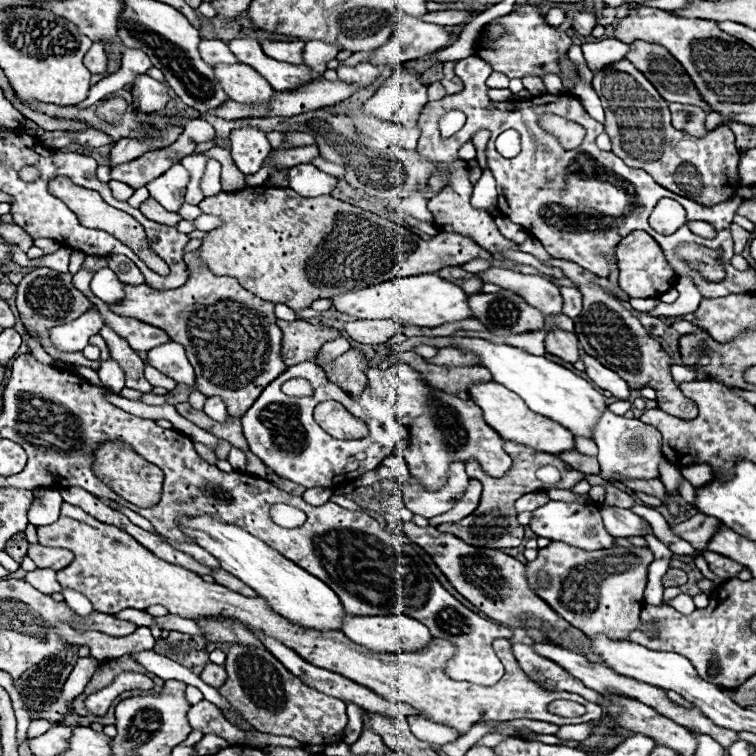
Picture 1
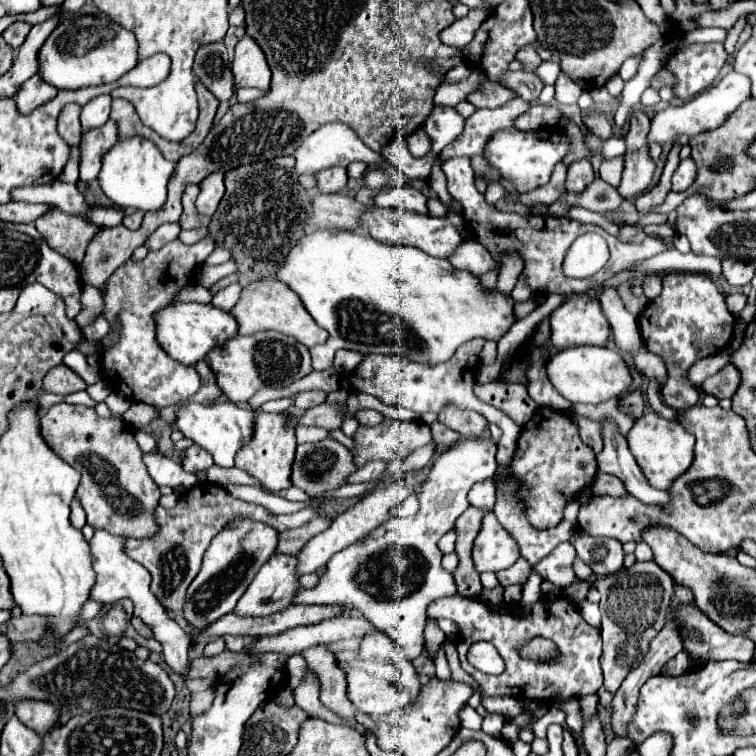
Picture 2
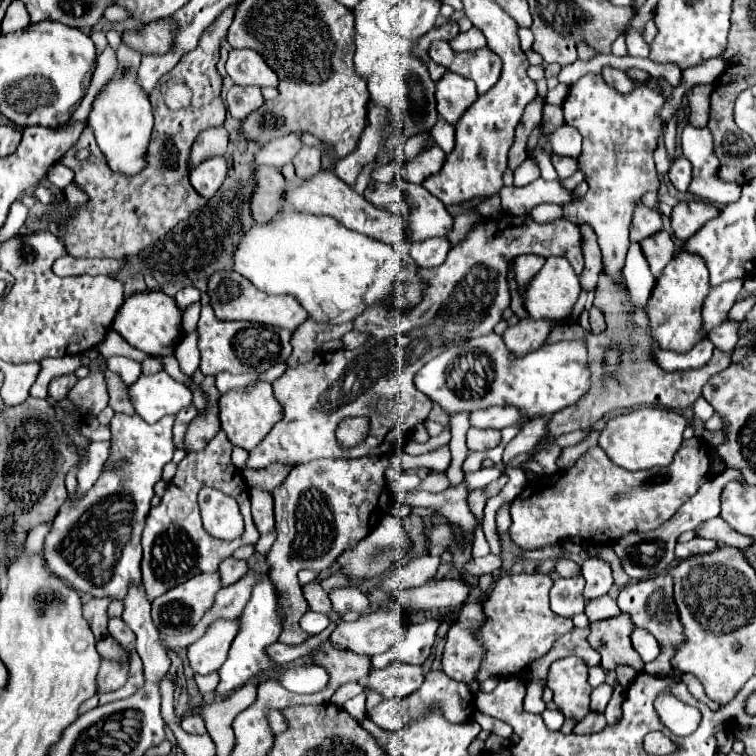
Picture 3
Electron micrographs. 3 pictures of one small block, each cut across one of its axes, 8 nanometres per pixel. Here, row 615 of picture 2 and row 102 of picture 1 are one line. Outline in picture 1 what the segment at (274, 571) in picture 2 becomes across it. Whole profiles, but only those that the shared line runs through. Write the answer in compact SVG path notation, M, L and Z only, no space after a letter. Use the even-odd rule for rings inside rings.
M216 64L214 72L234 102L268 104L274 98L272 86L246 64Z

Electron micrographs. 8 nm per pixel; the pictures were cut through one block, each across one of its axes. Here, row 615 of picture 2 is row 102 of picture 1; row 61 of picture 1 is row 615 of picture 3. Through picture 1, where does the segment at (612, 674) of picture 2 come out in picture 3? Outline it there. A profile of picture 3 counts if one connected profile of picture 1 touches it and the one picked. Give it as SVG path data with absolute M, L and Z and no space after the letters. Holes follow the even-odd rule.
M626 614L590 624L588 642L596 652L600 652L604 670L614 670L616 664L630 664L638 672L642 672L644 662L630 644L632 630L634 624Z

